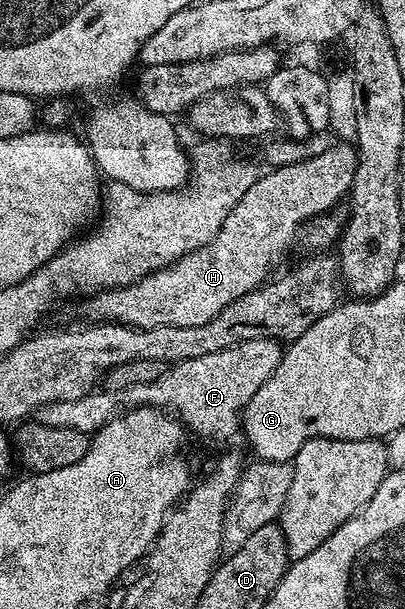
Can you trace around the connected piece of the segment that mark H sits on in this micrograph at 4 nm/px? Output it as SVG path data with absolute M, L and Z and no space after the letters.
M328 144L321 155L306 157L292 165L281 165L268 168L267 174L256 176L253 187L241 195L241 199L225 215L225 223L221 223L221 231L205 247L177 259L172 265L166 265L155 273L150 273L132 285L124 285L118 289L105 289L88 296L83 305L83 313L91 323L114 323L130 325L133 329L149 327L201 327L201 323L209 323L215 315L225 311L233 299L241 299L241 295L249 295L249 291L259 288L276 272L275 268L287 257L291 244L295 241L295 232L302 230L314 217L322 213L330 213L336 208L339 200L346 198L351 192L351 184L359 166L359 154L356 146Z

